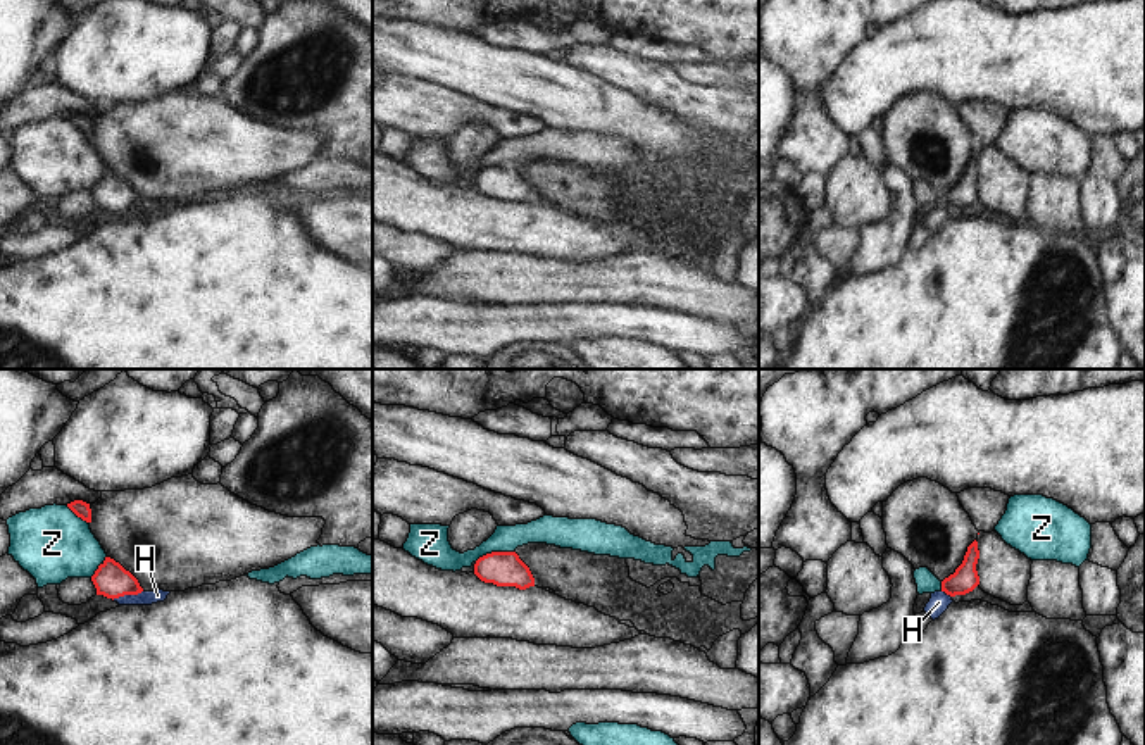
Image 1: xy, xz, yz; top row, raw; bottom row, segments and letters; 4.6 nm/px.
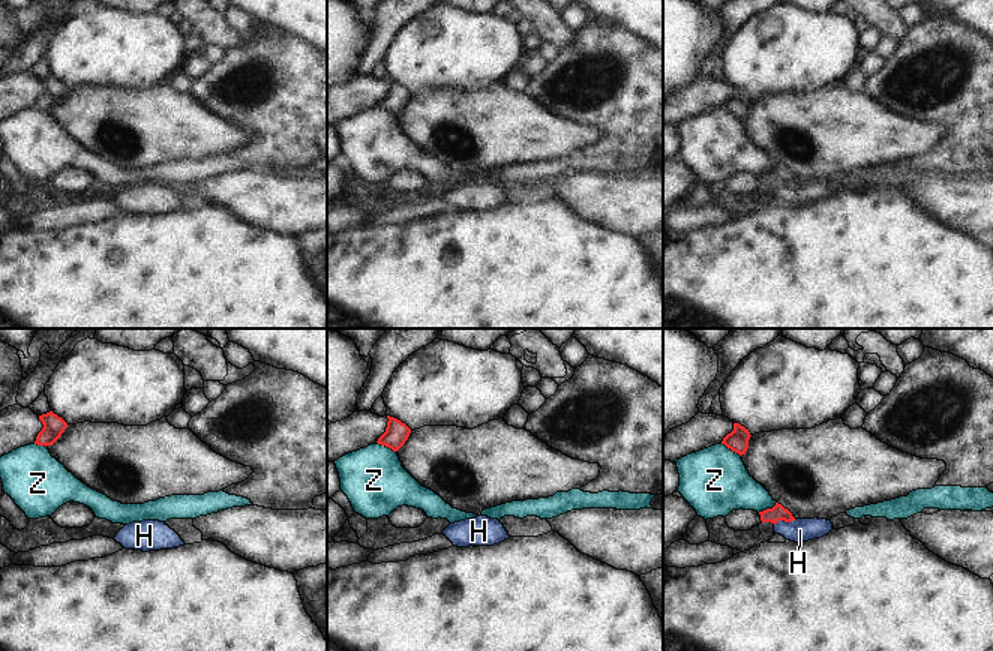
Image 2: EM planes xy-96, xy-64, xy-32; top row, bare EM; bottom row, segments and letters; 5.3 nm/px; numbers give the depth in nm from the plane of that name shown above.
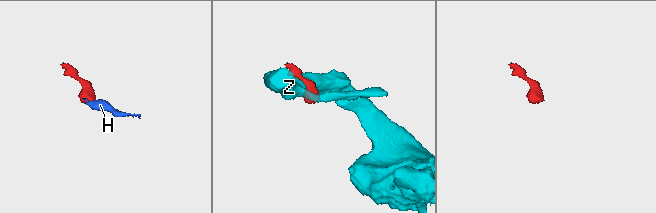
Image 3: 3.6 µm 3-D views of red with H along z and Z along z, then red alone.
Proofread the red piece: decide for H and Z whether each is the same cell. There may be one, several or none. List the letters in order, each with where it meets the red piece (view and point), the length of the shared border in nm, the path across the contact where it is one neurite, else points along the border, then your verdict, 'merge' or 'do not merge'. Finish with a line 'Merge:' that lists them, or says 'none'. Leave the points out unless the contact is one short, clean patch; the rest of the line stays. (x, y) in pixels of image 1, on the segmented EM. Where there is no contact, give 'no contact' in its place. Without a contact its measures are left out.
H: xy (126, 594) | 150 nm | across xy (111, 580), (126, 594), (157, 595) | merge
Z: xz (494, 552) | 190 nm | do not merge
Merge: H

